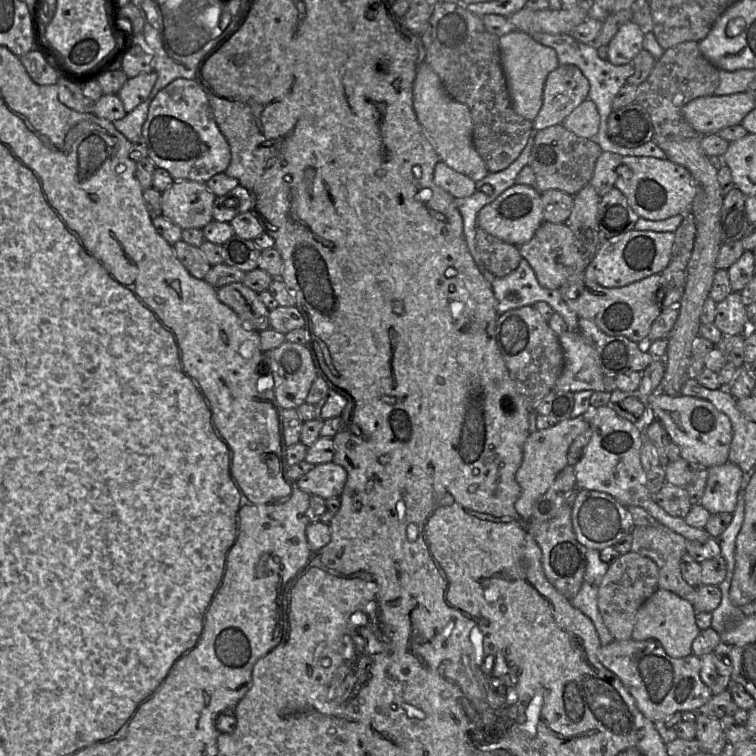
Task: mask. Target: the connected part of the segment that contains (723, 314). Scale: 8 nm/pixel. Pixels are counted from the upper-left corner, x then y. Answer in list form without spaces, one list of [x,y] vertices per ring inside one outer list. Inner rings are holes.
[[[733,291],[717,303],[714,324],[724,336],[745,334],[750,330],[746,307],[740,293]]]

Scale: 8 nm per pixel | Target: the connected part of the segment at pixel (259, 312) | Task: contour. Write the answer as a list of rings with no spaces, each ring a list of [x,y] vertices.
[[[242,282],[224,285],[216,292],[217,298],[231,308],[248,329],[261,332],[270,327],[270,311],[259,299],[258,293]]]

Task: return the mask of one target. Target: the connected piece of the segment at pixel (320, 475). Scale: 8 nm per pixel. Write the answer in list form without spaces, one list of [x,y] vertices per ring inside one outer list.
[[[328,462],[314,466],[296,483],[301,490],[309,495],[329,499],[341,495],[346,478],[347,473],[342,466]]]

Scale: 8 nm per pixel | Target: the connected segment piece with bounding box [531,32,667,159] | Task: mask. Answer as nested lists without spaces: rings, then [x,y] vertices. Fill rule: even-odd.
[[[537,32],[531,35],[532,38],[545,46],[552,48],[556,54],[559,65],[575,65],[589,81],[588,98],[593,101],[598,109],[600,115],[599,130],[595,137],[604,152],[613,152],[625,156],[646,156],[659,159],[667,158],[665,152],[658,146],[658,144],[651,140],[639,147],[627,148],[614,144],[610,141],[607,135],[607,122],[610,113],[612,112],[612,103],[614,97],[619,90],[627,83],[628,78],[634,73],[634,66],[632,63],[625,65],[614,65],[608,60],[599,57],[596,46],[594,44],[587,44],[576,40],[571,34],[548,34]]]

